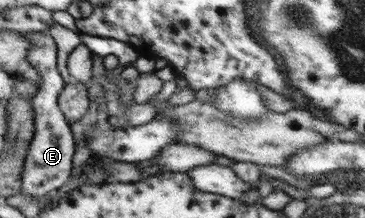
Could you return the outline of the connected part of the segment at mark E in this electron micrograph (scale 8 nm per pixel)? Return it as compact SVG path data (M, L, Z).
M30 32L24 33L24 35L33 43L27 61L29 65L34 65L40 71L42 84L33 99L37 115L35 118L35 139L31 142L31 149L25 161L21 193L30 196L30 198L38 199L48 195L54 189L60 193L66 190L68 181L74 174L73 161L77 145L71 124L59 105L59 96L65 89L65 81L58 70L59 47L56 40L47 32Z

